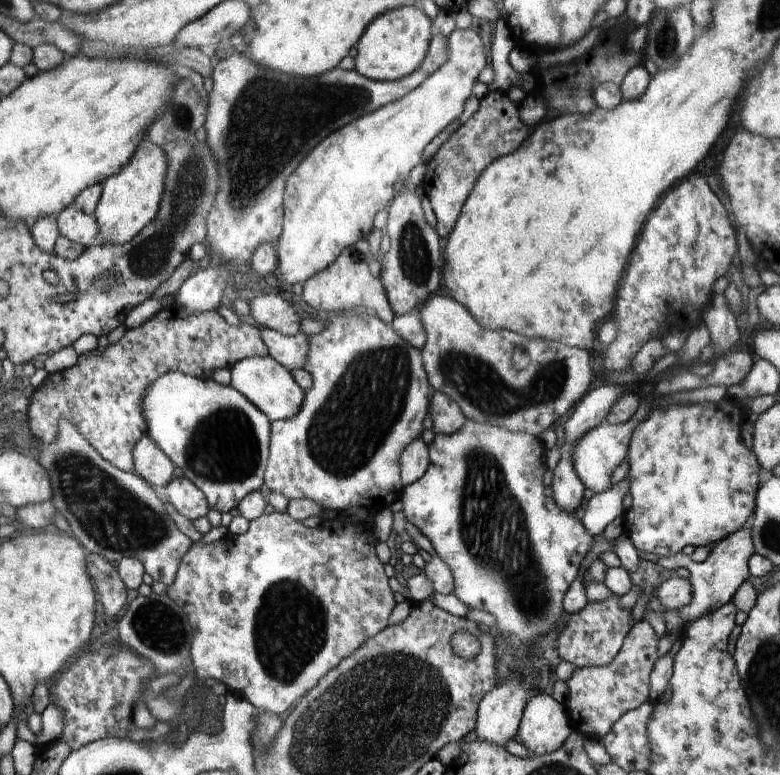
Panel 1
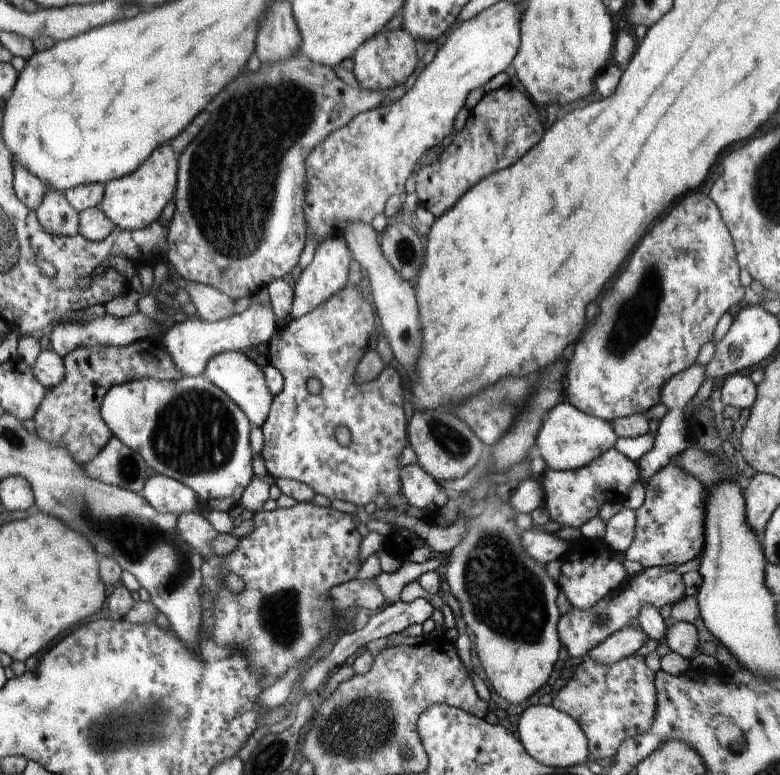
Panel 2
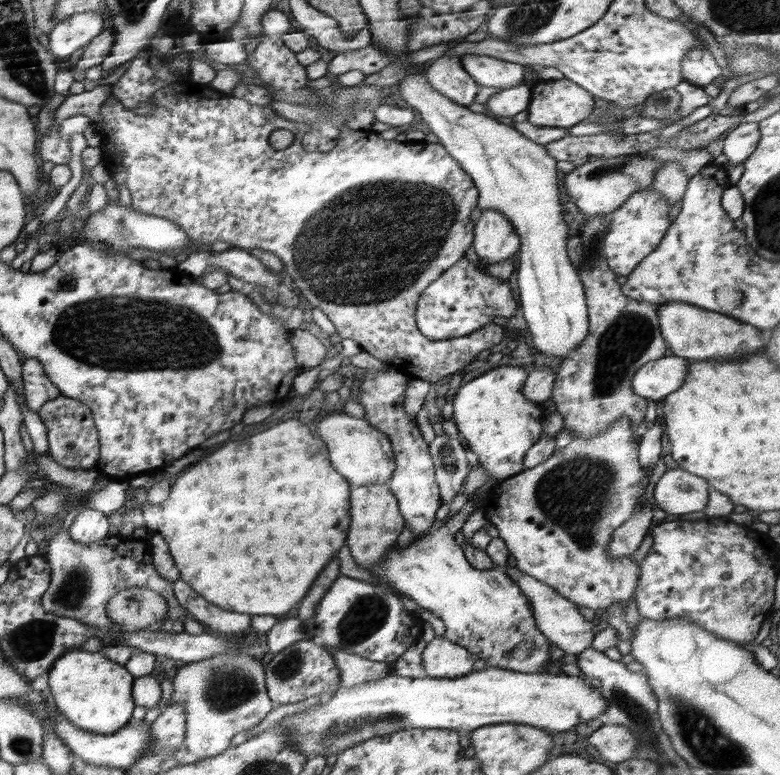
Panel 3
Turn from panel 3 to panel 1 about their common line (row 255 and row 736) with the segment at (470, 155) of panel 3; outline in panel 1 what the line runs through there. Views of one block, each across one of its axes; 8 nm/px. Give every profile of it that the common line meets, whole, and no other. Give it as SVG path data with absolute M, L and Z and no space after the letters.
M536 694L524 707L516 739L524 744L530 754L542 756L558 750L572 731L565 703L558 703L548 694Z

